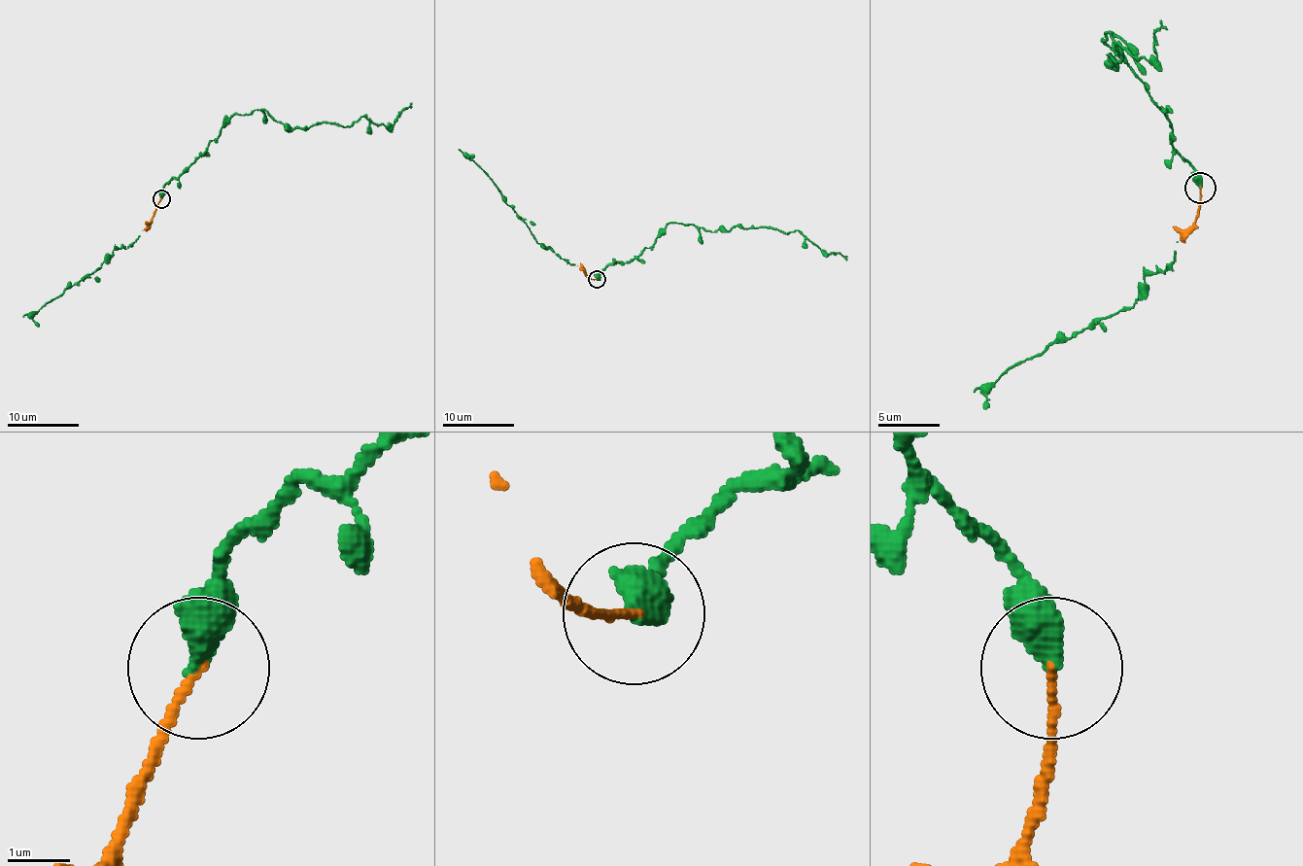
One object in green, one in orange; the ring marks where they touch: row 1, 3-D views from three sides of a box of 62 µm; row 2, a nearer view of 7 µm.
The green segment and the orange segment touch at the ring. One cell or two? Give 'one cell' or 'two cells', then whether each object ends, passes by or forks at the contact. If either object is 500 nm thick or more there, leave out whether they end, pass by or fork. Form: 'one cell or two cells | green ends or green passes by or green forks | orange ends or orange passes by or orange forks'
one cell | green ends | orange ends

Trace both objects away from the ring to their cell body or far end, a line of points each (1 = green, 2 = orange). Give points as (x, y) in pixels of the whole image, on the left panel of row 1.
1: (161, 199), (161, 189), (236, 114), (266, 110), (291, 128), (347, 126), (364, 118), (390, 126), (411, 108)
2: (161, 199), (149, 223), (146, 221)

